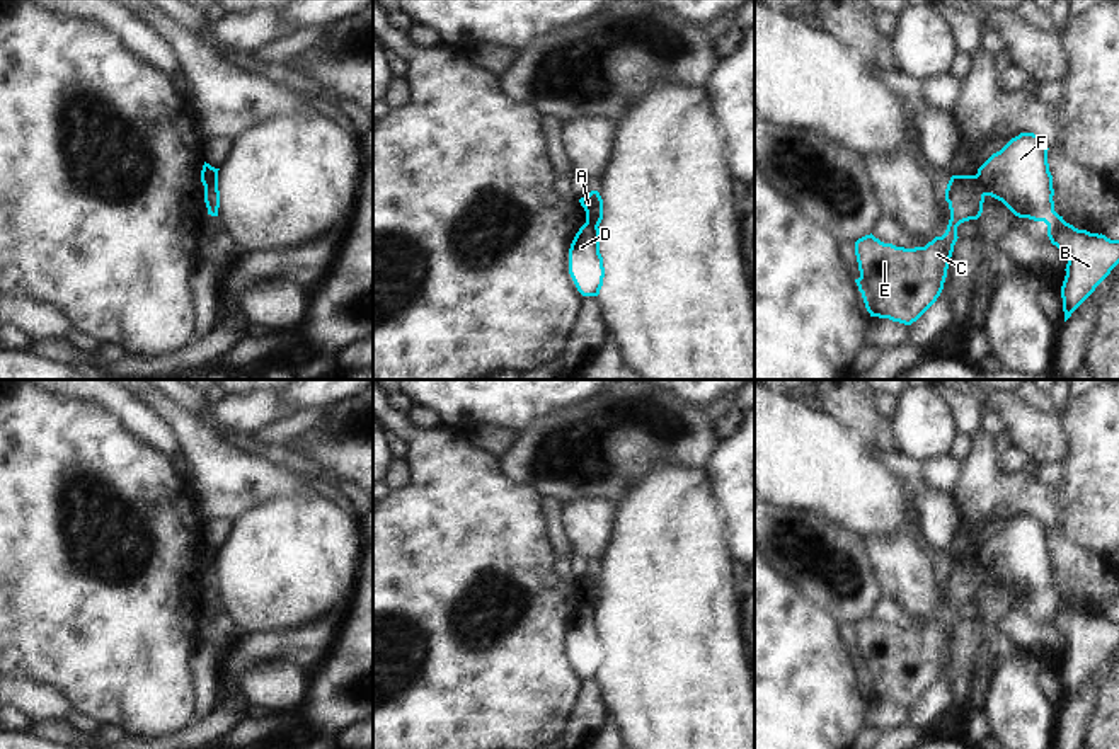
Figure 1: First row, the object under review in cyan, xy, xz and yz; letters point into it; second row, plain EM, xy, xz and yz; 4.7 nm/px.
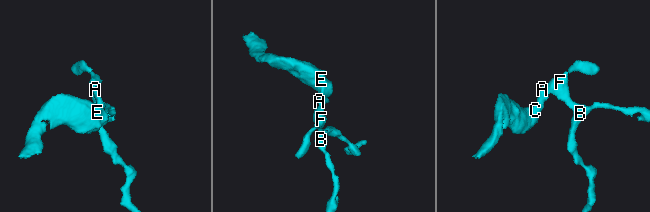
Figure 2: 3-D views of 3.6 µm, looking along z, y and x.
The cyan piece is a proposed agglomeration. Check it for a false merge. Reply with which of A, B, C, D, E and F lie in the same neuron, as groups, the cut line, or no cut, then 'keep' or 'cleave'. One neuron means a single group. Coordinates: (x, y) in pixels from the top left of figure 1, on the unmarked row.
groups A C E / B D F; cut yz (975, 557), (985, 576); cleave

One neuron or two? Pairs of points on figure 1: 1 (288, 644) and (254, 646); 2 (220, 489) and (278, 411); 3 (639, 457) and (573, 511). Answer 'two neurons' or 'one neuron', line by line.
1: one neuron
2: two neurons
3: two neurons

